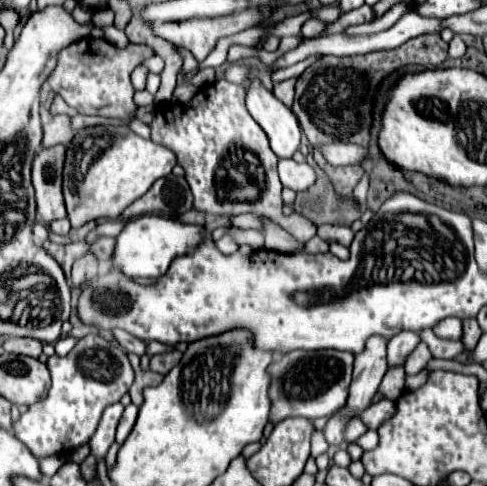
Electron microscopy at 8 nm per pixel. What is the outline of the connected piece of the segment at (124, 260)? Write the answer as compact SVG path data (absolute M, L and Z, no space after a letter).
M143 215L137 221L129 221L117 237L111 255L111 269L117 269L127 277L161 277L177 255L195 249L201 241L203 235L199 225L185 225L161 215Z

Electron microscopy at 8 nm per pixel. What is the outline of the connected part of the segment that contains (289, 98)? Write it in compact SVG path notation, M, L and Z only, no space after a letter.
M289 79L289 81L281 81L273 87L273 95L277 99L281 99L287 107L293 105L293 91L295 91L295 79Z

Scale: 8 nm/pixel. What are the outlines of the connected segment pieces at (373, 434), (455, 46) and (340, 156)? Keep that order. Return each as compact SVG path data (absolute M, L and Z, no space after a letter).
M367 431L363 437L357 439L357 443L359 443L365 451L371 451L371 449L375 449L375 447L379 445L379 435L377 435L377 431Z
M459 35L453 37L453 41L449 43L449 57L451 59L457 59L457 57L463 57L467 51L467 45L463 43L463 39Z
M337 143L337 145L327 145L323 149L325 157L333 165L359 165L367 155L367 147L359 147L353 143Z

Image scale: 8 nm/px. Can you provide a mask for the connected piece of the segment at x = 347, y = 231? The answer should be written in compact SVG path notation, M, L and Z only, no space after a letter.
M319 225L317 235L325 241L337 241L345 247L349 247L351 241L353 241L351 227L343 227L343 225Z

